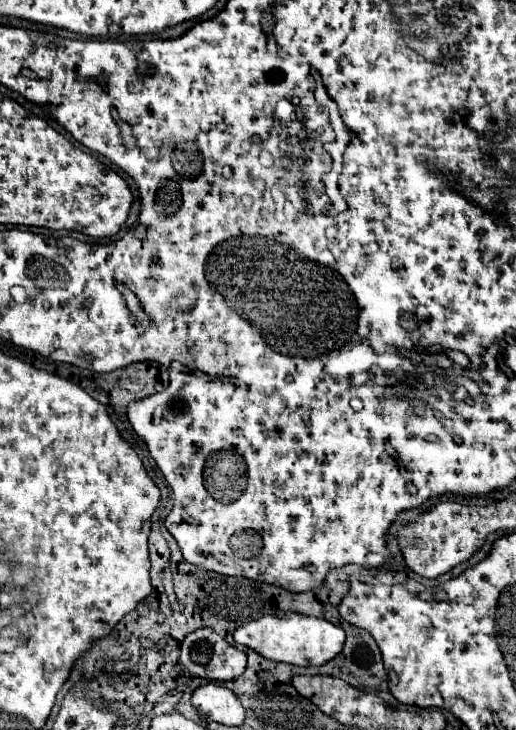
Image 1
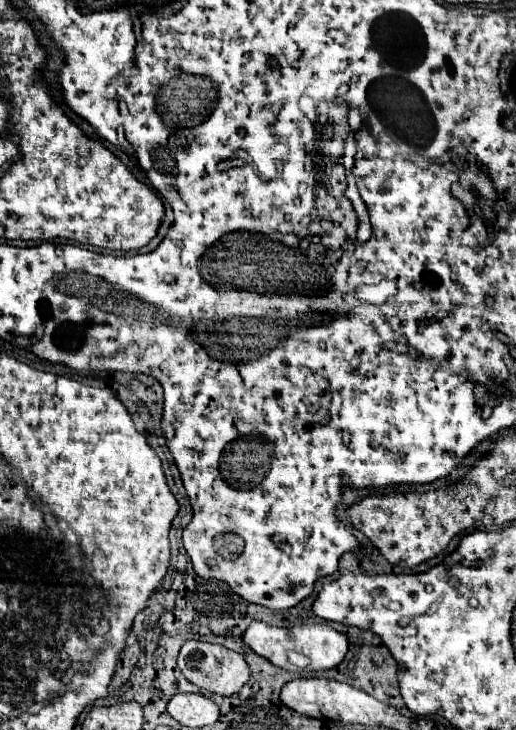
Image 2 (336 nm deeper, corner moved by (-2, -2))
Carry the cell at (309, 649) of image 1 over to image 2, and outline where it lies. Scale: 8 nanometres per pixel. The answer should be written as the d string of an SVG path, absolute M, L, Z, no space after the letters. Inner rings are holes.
M252 621L250 627L246 629L246 633L242 635L242 639L260 657L268 659L272 665L282 667L286 671L326 671L326 669L336 667L344 659L344 655L348 653L348 639L328 625L298 625L292 629L280 629L280 627L266 625L262 621ZM290 651L298 651L298 653L306 655L310 659L308 665L304 669L292 665L288 661Z

